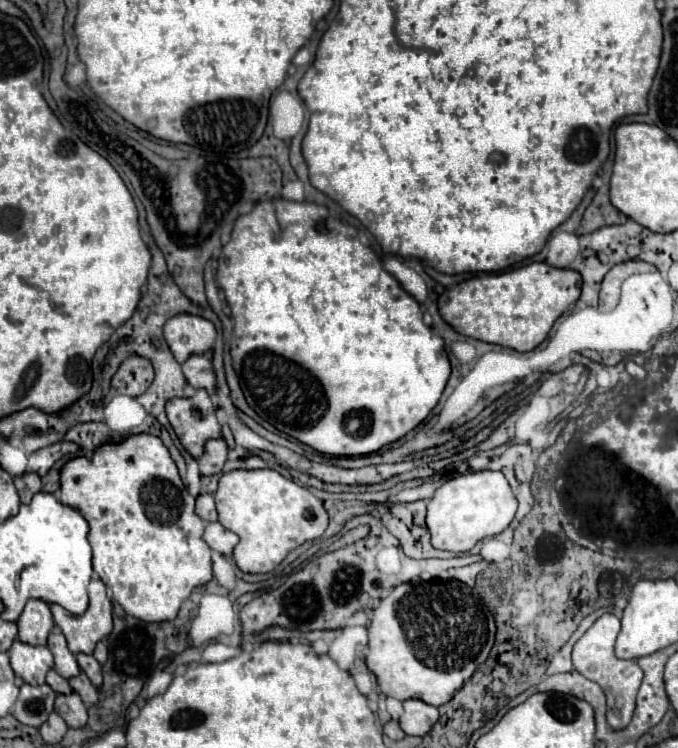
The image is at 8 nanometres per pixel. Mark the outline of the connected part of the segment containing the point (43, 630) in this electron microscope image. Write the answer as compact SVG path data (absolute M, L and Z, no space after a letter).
M28 600L16 624L18 624L20 642L32 644L32 646L46 644L46 638L54 628L50 604L44 600Z

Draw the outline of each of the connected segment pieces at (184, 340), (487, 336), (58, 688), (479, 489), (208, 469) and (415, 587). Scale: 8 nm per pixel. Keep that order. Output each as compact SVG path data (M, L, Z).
M178 314L164 324L164 338L176 360L182 364L190 354L202 354L212 348L216 328L202 316Z
M532 262L498 274L478 274L446 290L438 298L442 318L460 334L514 348L534 350L550 332L552 324L580 298L582 276L576 270L554 268L546 262Z
M50 670L46 676L46 684L56 692L56 694L72 694L72 688L66 678L62 678L56 670Z
M468 472L444 482L428 502L426 526L432 534L432 546L450 552L468 552L476 542L504 532L518 510L518 500L502 472Z
M222 438L218 440L210 440L206 444L206 450L204 454L198 458L198 466L200 466L200 472L204 476L210 476L210 474L218 474L222 472L222 466L228 458L228 446Z
M458 580L410 582L396 586L394 592L380 602L380 606L374 610L368 636L370 644L366 664L376 674L378 686L386 696L400 702L414 698L432 706L442 706L454 698L464 682L470 680L478 666L488 658L494 646L496 622L492 612L474 594L474 590Z

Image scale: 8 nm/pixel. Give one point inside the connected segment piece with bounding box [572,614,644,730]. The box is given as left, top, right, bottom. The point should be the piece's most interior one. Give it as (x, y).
(593, 656)

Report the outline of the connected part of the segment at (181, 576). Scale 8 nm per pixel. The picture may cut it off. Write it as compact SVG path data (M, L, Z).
M134 434L120 442L104 442L92 456L68 460L60 472L60 502L78 508L88 520L94 572L100 574L126 614L144 622L174 620L190 592L212 580L212 550L202 540L206 522L194 512L196 500L182 484L178 468L158 436Z

